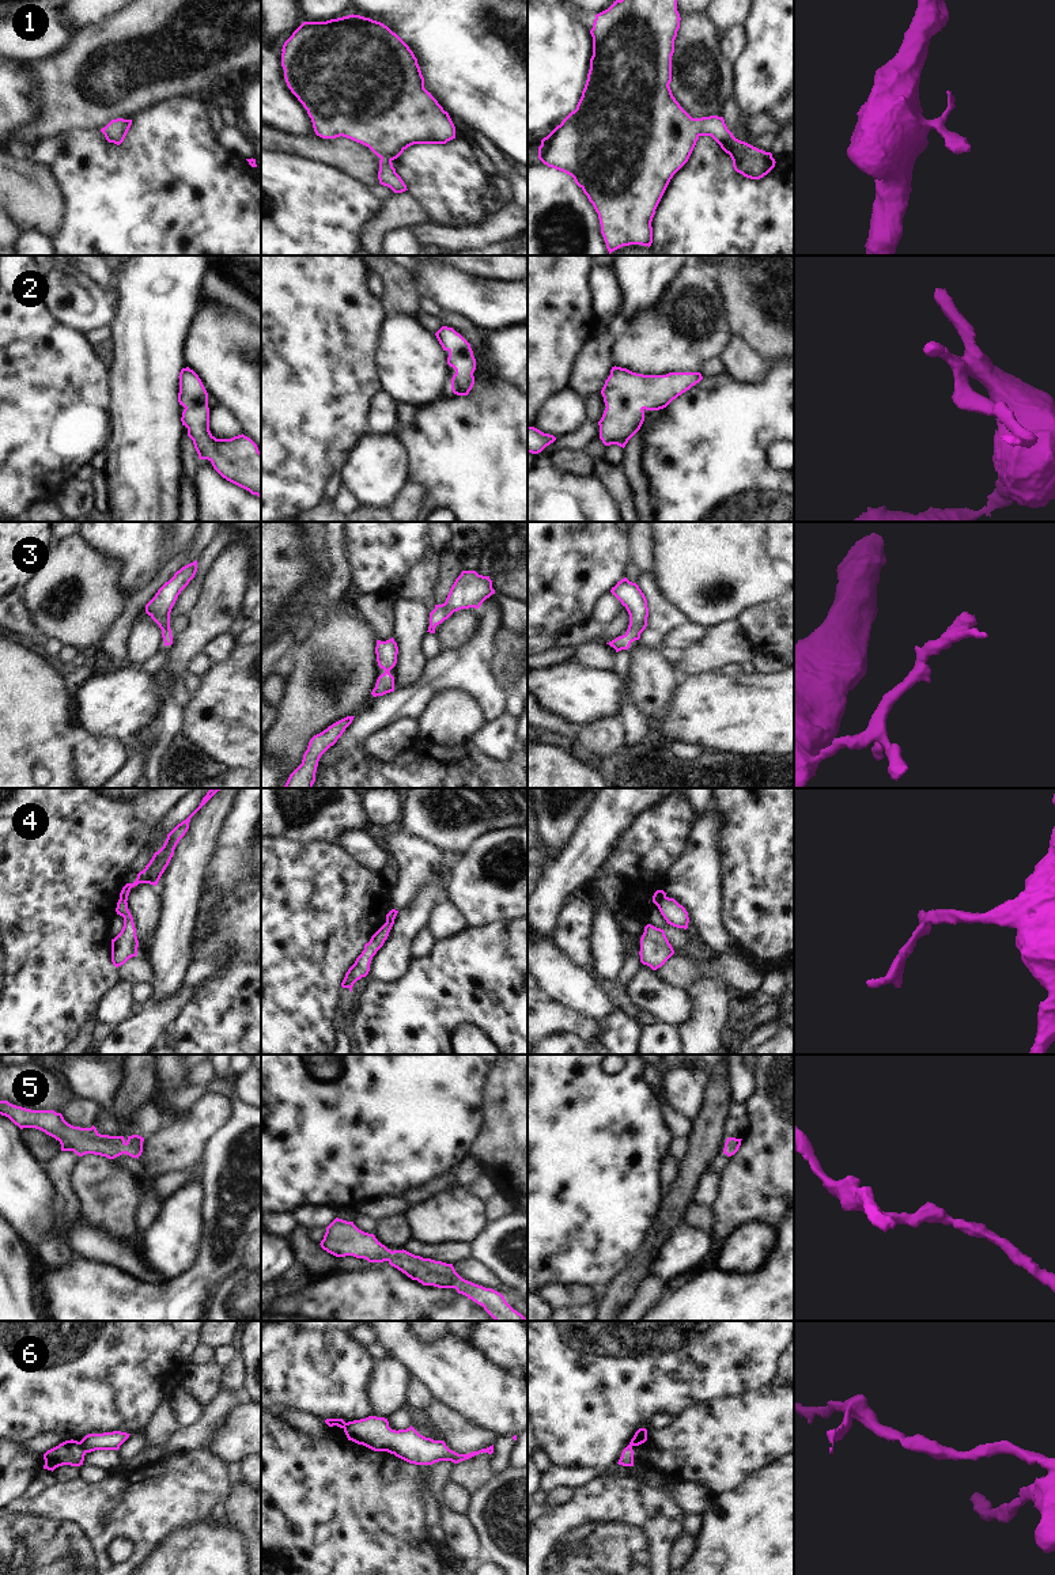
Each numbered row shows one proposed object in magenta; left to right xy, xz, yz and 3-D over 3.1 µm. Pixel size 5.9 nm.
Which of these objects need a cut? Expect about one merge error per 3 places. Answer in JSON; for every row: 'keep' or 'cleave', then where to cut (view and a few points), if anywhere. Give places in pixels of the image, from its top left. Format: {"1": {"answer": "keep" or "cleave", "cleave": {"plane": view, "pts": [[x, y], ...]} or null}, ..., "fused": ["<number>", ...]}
{"1": {"answer": "keep", "cleave": null}, "2": {"answer": "keep", "cleave": null}, "3": {"answer": "keep", "cleave": null}, "4": {"answer": "cleave", "cleave": {"plane": "yz", "pts": [[665, 896], [657, 905]]}}, "5": {"answer": "keep", "cleave": null}, "6": {"answer": "cleave", "cleave": {"plane": "xy", "pts": [[78, 1442], [86, 1452]]}}, "fused": ["4", "6"]}

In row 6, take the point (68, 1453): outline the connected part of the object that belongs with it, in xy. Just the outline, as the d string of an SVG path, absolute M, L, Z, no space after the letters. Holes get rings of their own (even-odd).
M65 1440L44 1454L44 1469L53 1472L56 1468L63 1465L80 1466L83 1465L84 1455L86 1451L77 1440Z

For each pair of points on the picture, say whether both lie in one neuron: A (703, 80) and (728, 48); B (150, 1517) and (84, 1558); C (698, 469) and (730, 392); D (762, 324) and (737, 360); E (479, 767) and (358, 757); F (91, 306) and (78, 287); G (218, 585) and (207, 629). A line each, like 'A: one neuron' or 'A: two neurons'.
A: two neurons
B: one neuron
C: one neuron
D: two neurons
E: one neuron
F: one neuron
G: one neuron

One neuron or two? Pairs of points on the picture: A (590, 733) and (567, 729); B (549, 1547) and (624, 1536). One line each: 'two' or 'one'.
A: two
B: one

